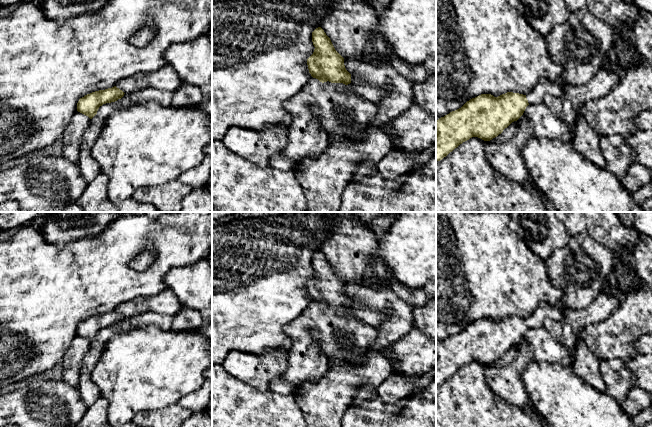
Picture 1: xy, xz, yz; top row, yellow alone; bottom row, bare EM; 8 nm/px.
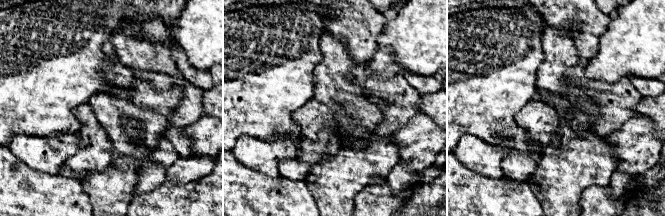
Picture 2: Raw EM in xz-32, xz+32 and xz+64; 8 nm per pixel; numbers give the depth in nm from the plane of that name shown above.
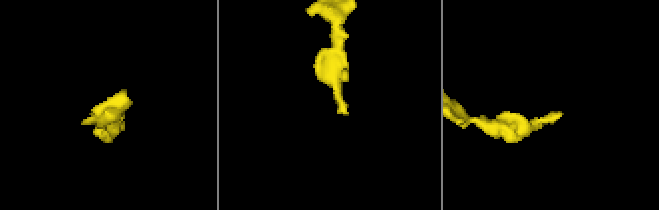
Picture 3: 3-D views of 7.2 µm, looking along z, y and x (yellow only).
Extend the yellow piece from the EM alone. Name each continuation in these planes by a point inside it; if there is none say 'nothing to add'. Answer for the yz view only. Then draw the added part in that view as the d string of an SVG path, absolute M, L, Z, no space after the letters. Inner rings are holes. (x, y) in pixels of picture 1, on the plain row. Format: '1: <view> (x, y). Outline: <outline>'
1: yz (544, 311). Outline: M541 302L536 311L526 319L528 327L530 329L542 327L546 319L560 320L563 317L565 308L563 304L551 306L545 302Z

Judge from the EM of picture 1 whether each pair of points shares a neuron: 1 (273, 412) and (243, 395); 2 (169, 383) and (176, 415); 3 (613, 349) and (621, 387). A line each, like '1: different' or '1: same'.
1: same
2: different
3: different

